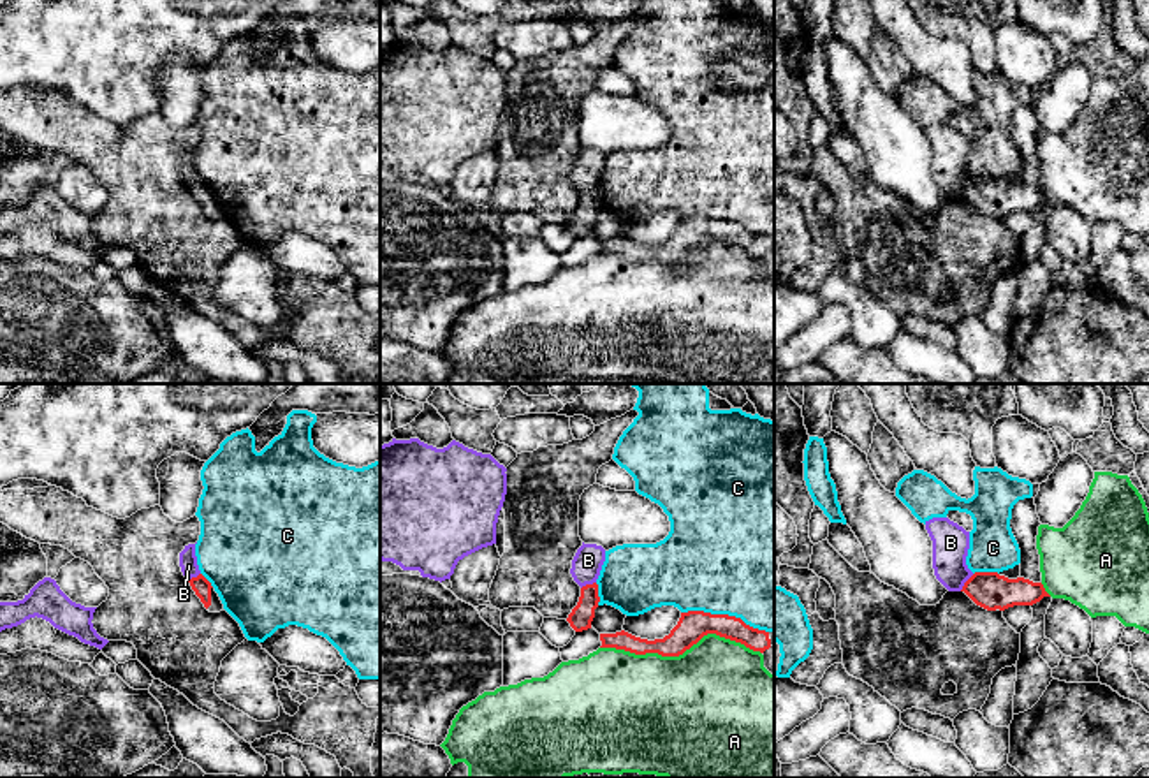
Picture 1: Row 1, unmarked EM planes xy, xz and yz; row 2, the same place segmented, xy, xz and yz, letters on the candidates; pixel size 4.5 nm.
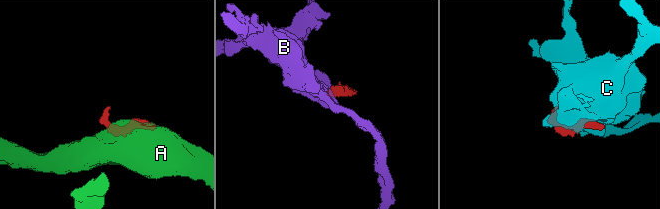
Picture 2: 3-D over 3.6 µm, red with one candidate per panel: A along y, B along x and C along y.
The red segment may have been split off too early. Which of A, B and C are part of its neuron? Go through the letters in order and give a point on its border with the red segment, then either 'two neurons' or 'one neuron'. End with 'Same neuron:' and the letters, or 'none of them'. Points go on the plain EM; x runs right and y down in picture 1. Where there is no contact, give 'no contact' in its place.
A: contact xz (681, 259); two neurons
B: contact yz (965, 189); two neurons
C: contact xz (725, 220); two neurons
Same neuron: none of them

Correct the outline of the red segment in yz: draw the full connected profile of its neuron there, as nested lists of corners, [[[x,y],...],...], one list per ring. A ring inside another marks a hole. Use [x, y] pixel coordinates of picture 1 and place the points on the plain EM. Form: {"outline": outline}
{"outline": [[[829,146],[813,151],[809,176],[825,185],[836,201],[846,278],[873,292],[901,319],[918,313],[950,326],[968,315],[980,317],[992,283],[1001,275],[1017,271],[1021,239],[1006,229],[1003,217],[1050,202],[1042,188],[975,178],[961,197],[947,197],[936,211],[920,211],[875,180],[853,174]]]}

